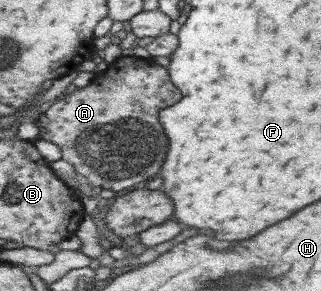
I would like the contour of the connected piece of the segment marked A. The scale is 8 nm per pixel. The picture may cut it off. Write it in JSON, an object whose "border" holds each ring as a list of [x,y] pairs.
{"border":[[[122,56],[109,65],[106,72],[98,74],[87,86],[58,99],[37,122],[40,124],[39,136],[62,147],[62,160],[76,166],[76,172],[83,175],[92,186],[116,192],[128,190],[136,184],[151,180],[162,172],[170,150],[170,138],[164,132],[160,114],[164,108],[178,104],[184,96],[170,96],[178,88],[172,82],[171,70],[160,66],[152,58]]]}

